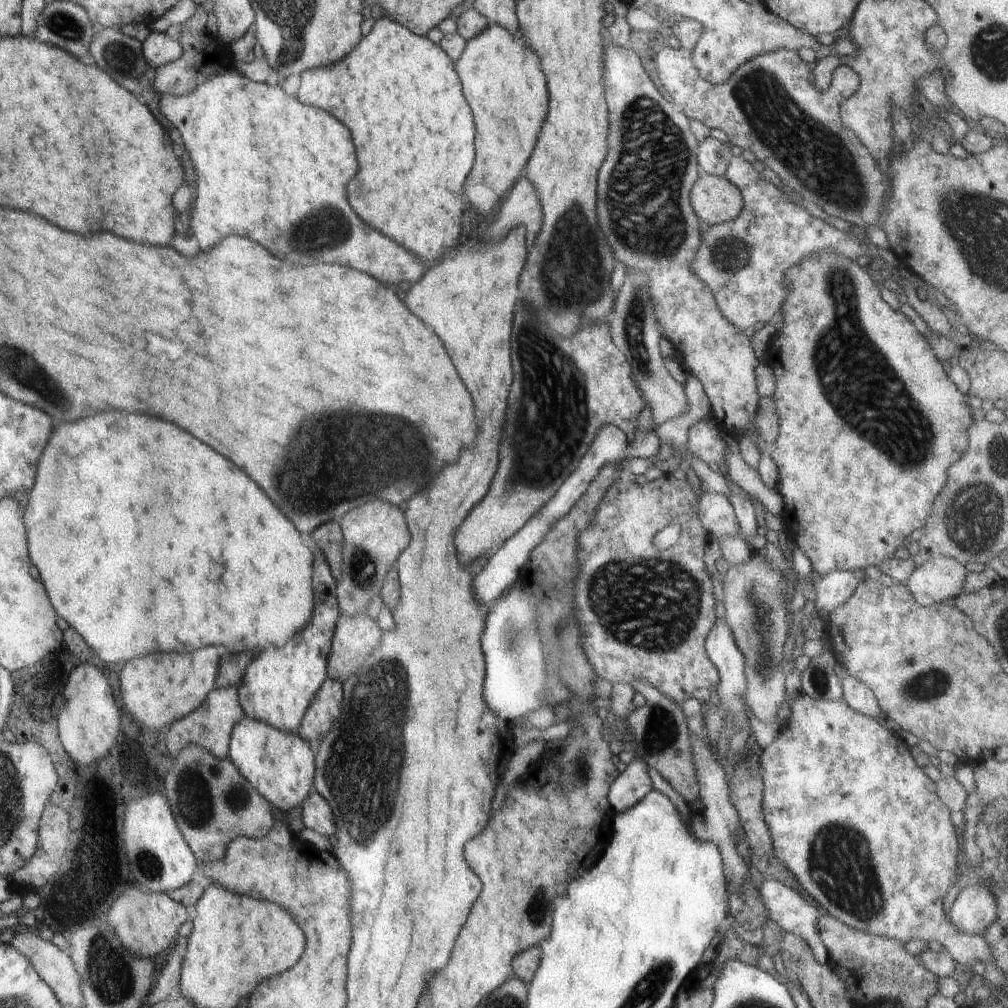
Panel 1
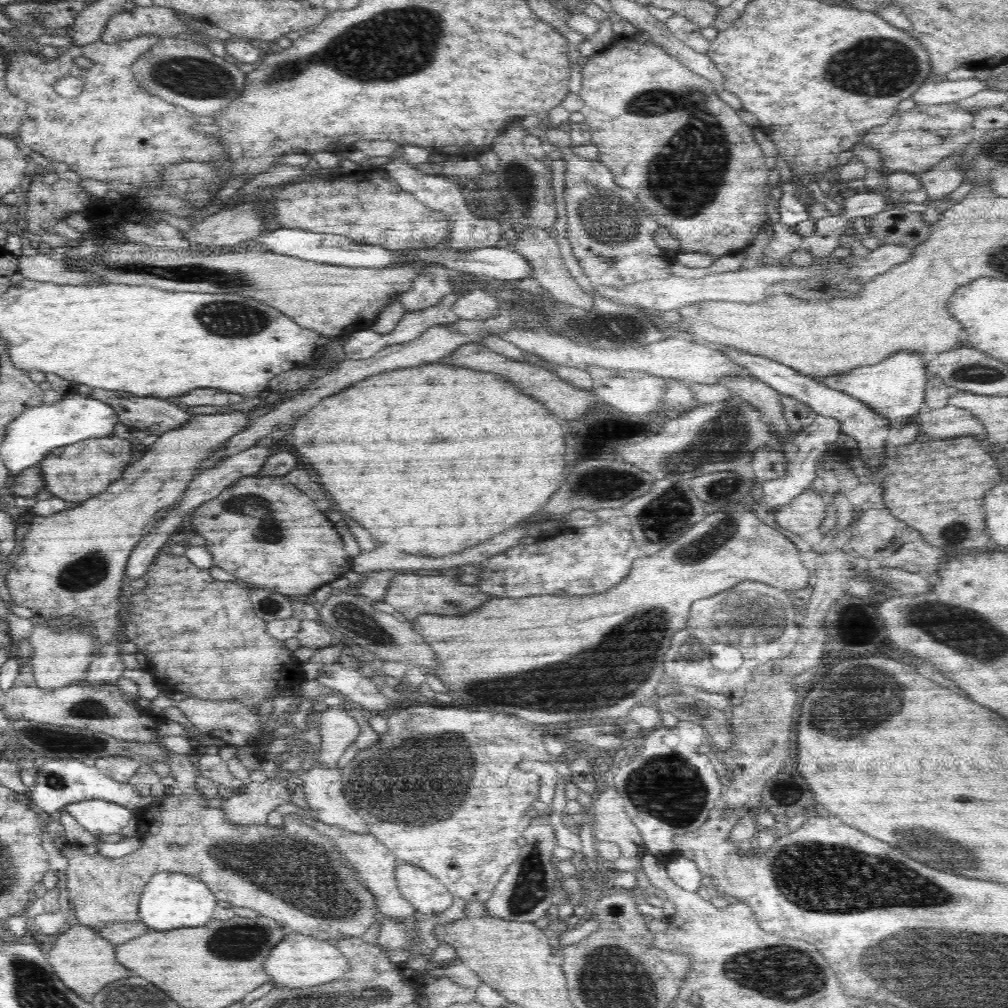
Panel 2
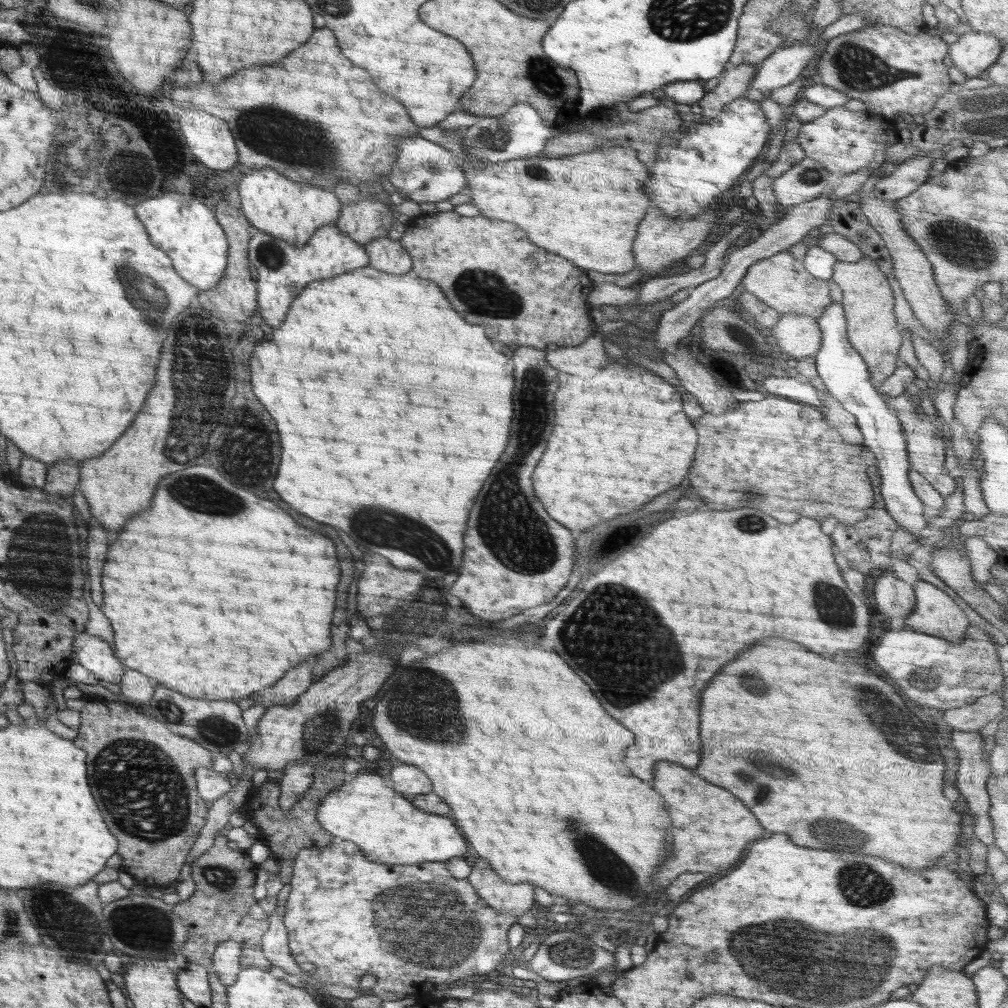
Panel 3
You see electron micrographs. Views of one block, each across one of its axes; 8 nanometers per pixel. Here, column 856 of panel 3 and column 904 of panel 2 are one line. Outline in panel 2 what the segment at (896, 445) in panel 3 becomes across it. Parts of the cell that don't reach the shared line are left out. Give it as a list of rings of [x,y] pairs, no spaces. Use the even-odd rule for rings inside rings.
[[[898,352],[890,354],[878,364],[861,366],[843,375],[813,377],[814,382],[822,383],[826,388],[841,390],[842,392],[861,400],[880,416],[885,416],[891,424],[898,424],[900,420],[910,420],[920,412],[920,406],[925,402],[927,372],[925,364],[928,356],[918,352]]]

